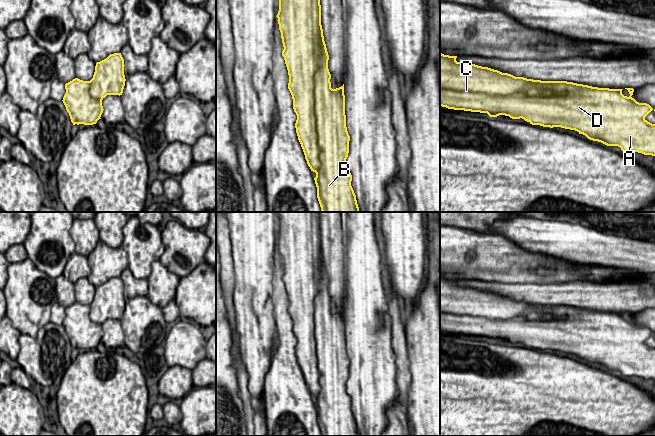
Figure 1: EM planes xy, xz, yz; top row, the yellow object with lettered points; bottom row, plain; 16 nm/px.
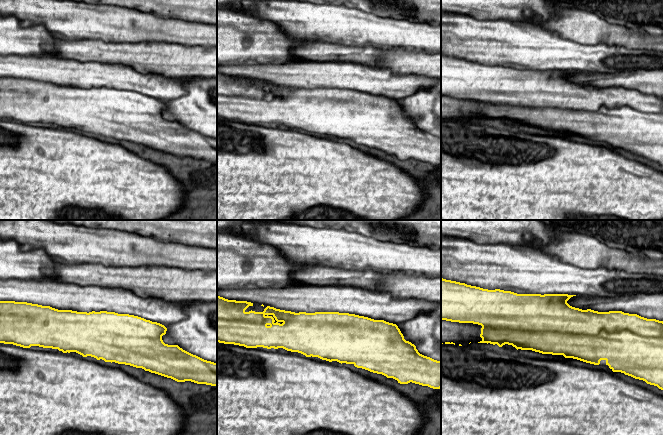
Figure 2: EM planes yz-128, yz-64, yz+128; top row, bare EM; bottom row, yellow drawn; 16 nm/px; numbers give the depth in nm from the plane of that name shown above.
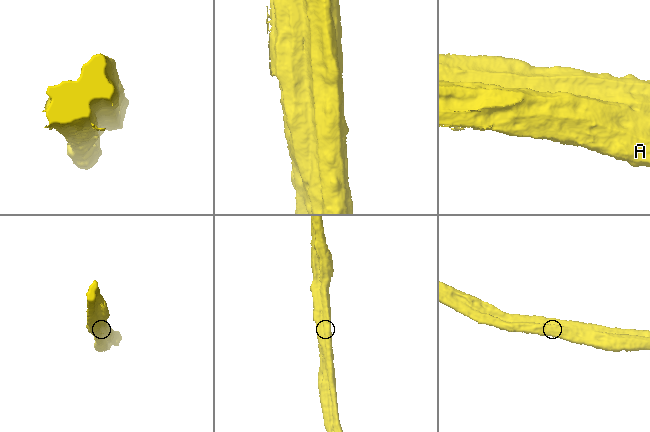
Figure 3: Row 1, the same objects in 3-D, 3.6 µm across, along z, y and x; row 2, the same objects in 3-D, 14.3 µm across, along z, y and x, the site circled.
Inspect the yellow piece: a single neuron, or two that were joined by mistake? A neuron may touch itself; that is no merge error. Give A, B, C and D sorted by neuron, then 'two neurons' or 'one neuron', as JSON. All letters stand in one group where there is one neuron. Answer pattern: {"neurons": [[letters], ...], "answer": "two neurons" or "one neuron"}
{"neurons": [["A", "D"], ["B", "C"]], "answer": "two neurons"}

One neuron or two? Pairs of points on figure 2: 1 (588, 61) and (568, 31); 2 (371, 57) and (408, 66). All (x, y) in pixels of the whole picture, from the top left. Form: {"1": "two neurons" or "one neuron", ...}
{"1": "two neurons", "2": "one neuron"}

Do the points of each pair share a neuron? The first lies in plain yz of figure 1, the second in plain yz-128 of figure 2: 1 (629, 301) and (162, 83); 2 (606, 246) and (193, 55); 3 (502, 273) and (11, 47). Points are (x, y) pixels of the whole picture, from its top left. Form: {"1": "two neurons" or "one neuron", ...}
{"1": "one neuron", "2": "two neurons", "3": "one neuron"}

